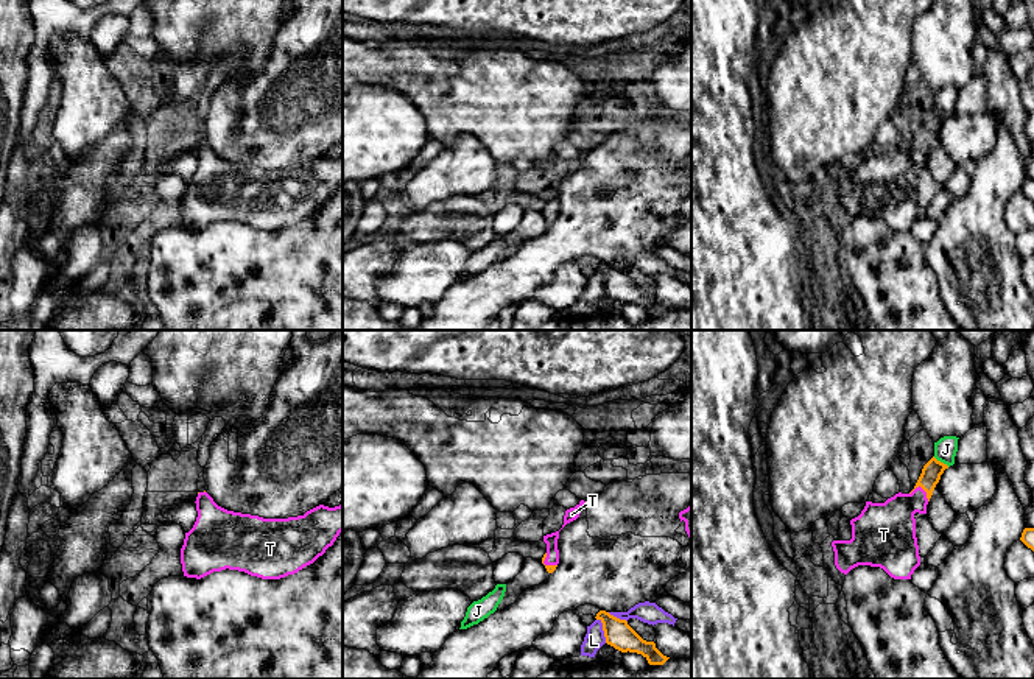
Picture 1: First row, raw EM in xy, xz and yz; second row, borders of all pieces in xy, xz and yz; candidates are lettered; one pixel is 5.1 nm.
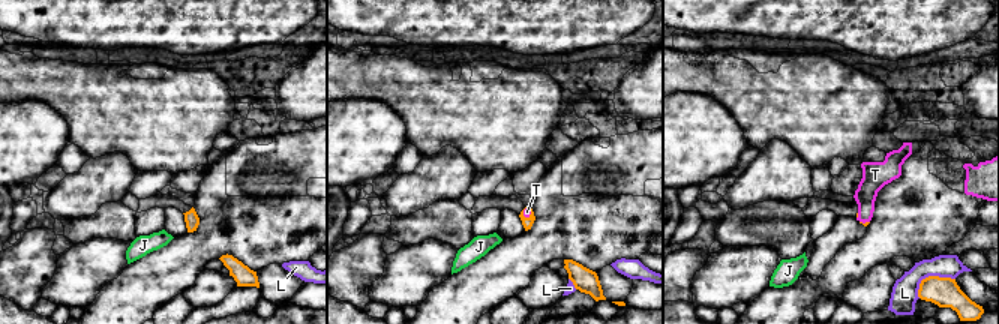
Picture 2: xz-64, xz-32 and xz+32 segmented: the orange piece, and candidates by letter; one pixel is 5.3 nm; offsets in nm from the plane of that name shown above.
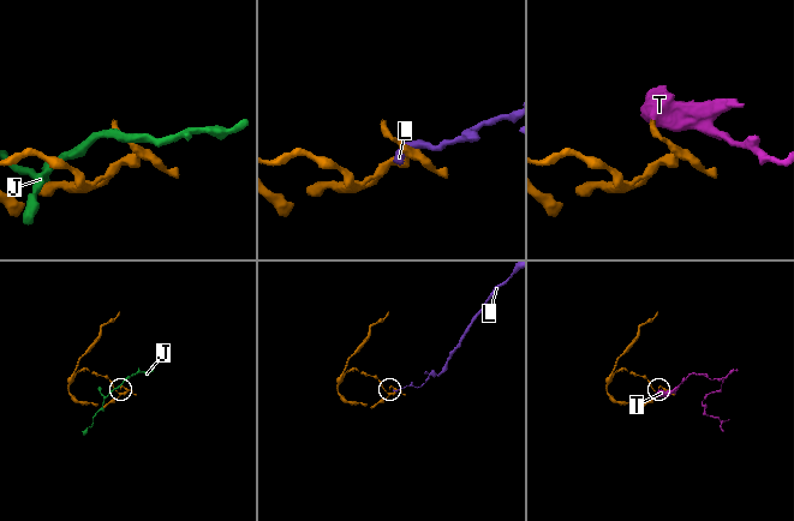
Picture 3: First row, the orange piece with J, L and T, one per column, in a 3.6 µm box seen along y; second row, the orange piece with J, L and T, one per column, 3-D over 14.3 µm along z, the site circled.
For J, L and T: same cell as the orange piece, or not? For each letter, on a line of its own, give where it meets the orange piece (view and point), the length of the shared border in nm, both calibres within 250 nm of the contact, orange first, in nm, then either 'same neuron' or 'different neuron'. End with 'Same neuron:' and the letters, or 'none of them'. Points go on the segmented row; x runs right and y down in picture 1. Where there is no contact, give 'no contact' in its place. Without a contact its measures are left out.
J: contact yz (939, 461); length 100 nm; calibres 100 and 120 nm; different neuron
L: contact xz (603, 629); length 140 nm; calibres 140 and 100 nm; different neuron
T: contact yz (922, 488); length 110 nm; calibres 100 and 260 nm; same neuron
Same neuron: T

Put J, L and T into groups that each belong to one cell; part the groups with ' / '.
J / L / T

